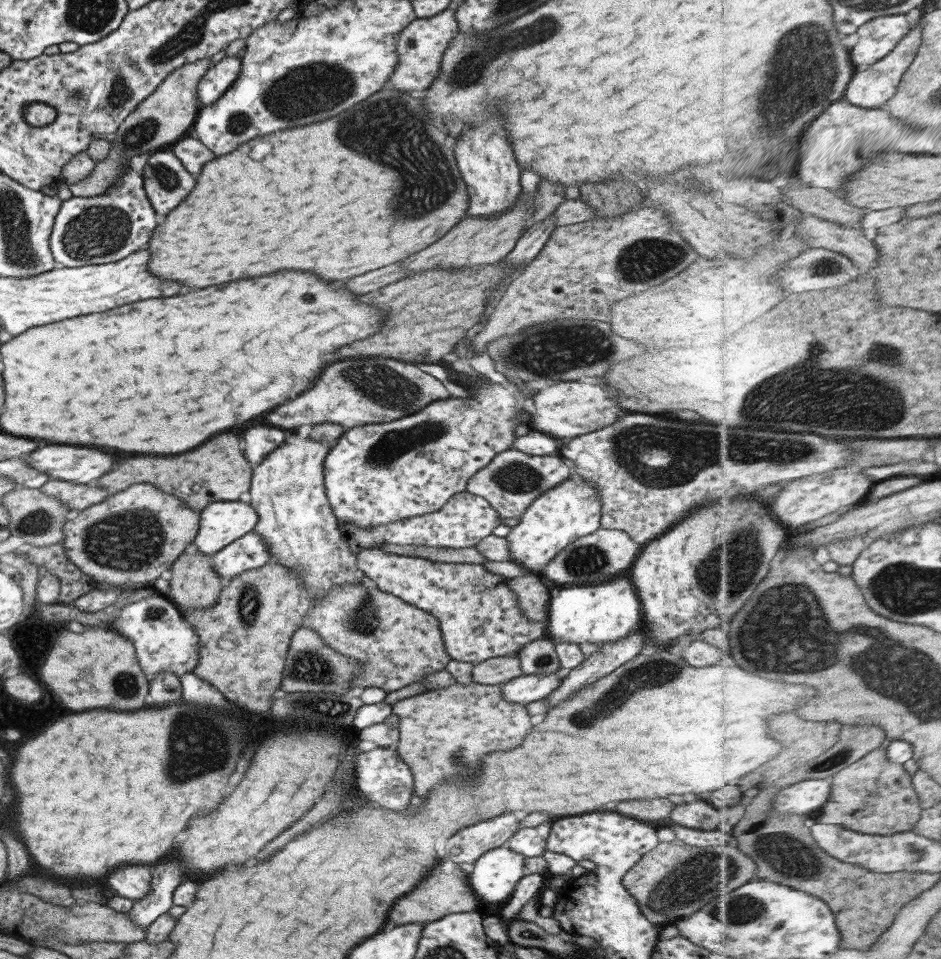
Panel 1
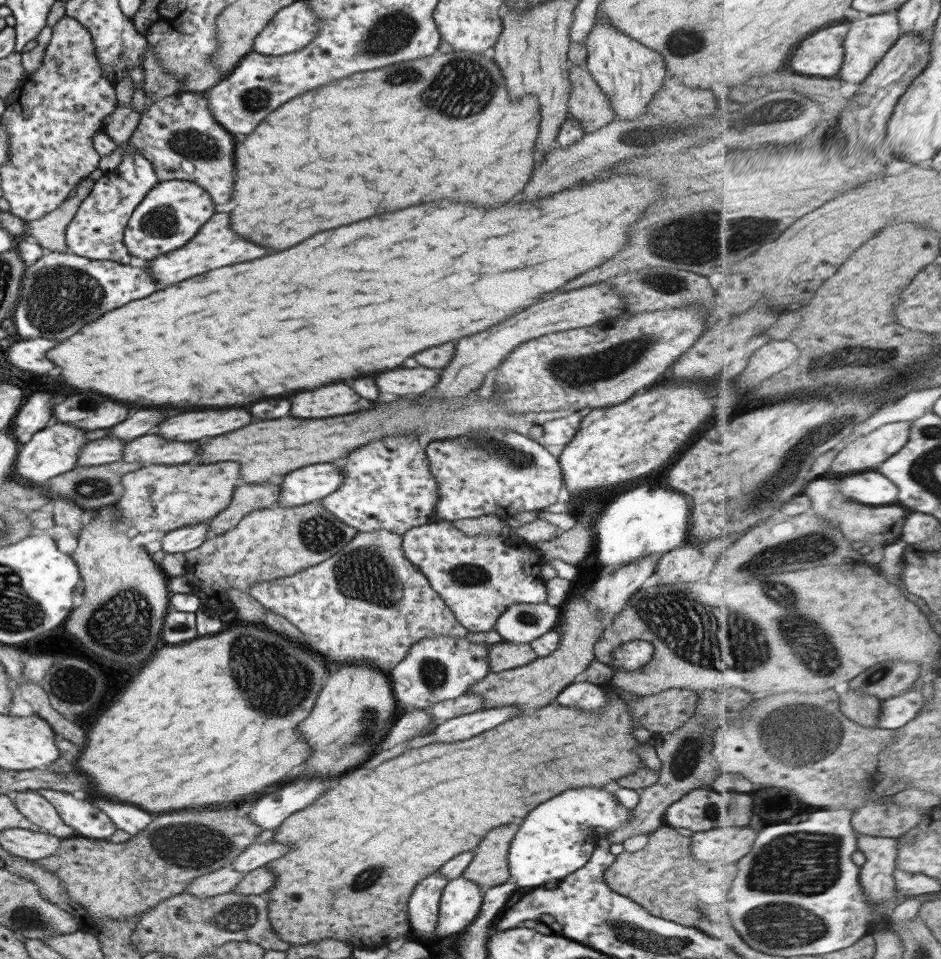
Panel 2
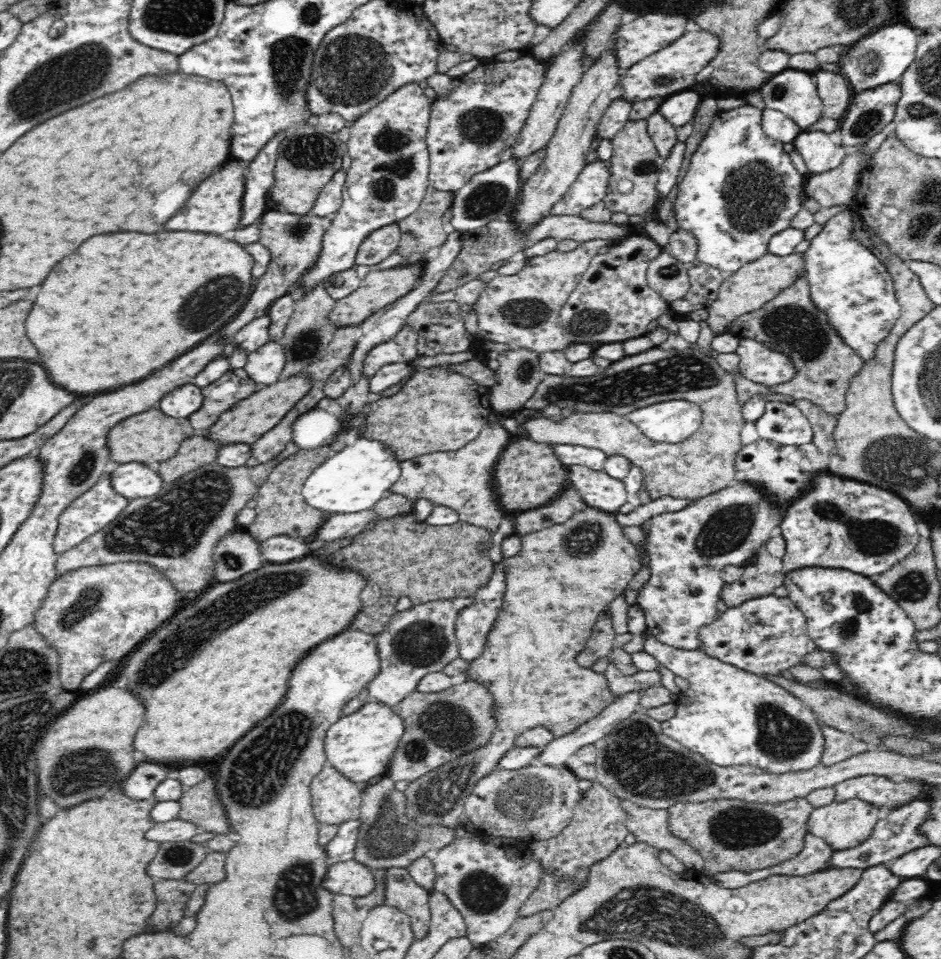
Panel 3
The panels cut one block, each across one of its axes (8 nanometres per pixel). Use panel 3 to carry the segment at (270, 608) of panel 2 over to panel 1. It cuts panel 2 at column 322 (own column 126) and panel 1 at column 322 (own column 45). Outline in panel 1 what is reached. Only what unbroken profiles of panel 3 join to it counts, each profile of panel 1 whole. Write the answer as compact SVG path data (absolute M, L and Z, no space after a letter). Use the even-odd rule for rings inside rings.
M367 577L359 584L347 582L345 586L335 586L321 600L313 600L310 605L312 608L307 618L307 628L315 631L327 647L339 655L355 658L359 663L359 672L351 680L351 688L375 686L385 693L393 692L423 679L423 676L429 673L445 668L450 661L449 654L443 646L437 620L429 612L423 612L397 596L379 590Z

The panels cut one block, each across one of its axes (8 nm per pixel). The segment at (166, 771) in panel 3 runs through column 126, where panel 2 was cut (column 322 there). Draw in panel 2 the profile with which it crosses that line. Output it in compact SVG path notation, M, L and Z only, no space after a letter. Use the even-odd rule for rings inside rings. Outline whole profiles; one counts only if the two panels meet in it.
M300 777L286 787L279 787L278 790L259 798L247 817L263 831L278 827L292 813L317 801L327 788L327 779Z

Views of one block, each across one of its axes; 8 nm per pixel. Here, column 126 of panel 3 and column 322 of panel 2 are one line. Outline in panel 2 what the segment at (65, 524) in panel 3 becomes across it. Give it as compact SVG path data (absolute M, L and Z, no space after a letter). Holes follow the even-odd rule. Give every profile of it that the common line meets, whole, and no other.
M402 434L401 436L385 436L379 440L372 440L344 458L335 460L333 464L343 471L343 482L331 494L317 500L336 519L344 525L353 527L357 532L375 532L375 529L385 529L397 536L403 535L407 529L419 525L431 524L439 521L434 514L434 506L438 499L436 482L428 471L425 456L427 440L421 434Z

